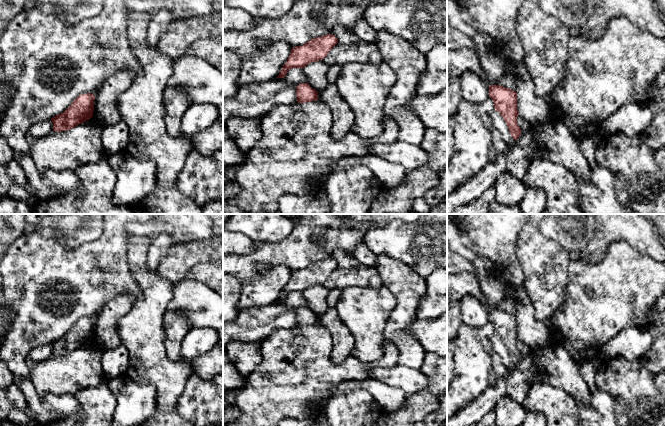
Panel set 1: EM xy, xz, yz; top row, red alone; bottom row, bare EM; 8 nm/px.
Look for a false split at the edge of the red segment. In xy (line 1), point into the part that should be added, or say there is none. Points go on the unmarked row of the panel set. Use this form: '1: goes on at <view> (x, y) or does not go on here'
1: does not go on here

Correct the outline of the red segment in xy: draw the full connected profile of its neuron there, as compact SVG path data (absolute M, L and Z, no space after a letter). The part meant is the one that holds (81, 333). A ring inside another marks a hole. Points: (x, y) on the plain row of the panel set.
M91 317L79 319L63 337L51 342L53 355L67 355L92 342L94 324Z

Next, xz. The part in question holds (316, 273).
M327 258L293 271L277 302L284 302L292 292L304 292L311 286L323 284L337 267L335 259Z

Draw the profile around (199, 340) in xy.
M191 328L181 345L181 361L190 363L210 351L219 341L219 334L212 328Z

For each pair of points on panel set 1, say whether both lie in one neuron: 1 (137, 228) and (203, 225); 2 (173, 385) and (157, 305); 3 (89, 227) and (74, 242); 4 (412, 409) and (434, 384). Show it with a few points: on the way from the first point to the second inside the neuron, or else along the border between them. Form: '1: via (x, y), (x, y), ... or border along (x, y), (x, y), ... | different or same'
1: via (153, 228), (157, 225), (187, 224) | same
2: via (154, 365), (153, 325) | same
3: via (85, 231), (78, 238) | same
4: via (418, 403), (431, 390) | same

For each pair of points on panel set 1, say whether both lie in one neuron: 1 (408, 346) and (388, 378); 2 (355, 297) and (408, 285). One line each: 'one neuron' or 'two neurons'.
1: two neurons
2: two neurons

